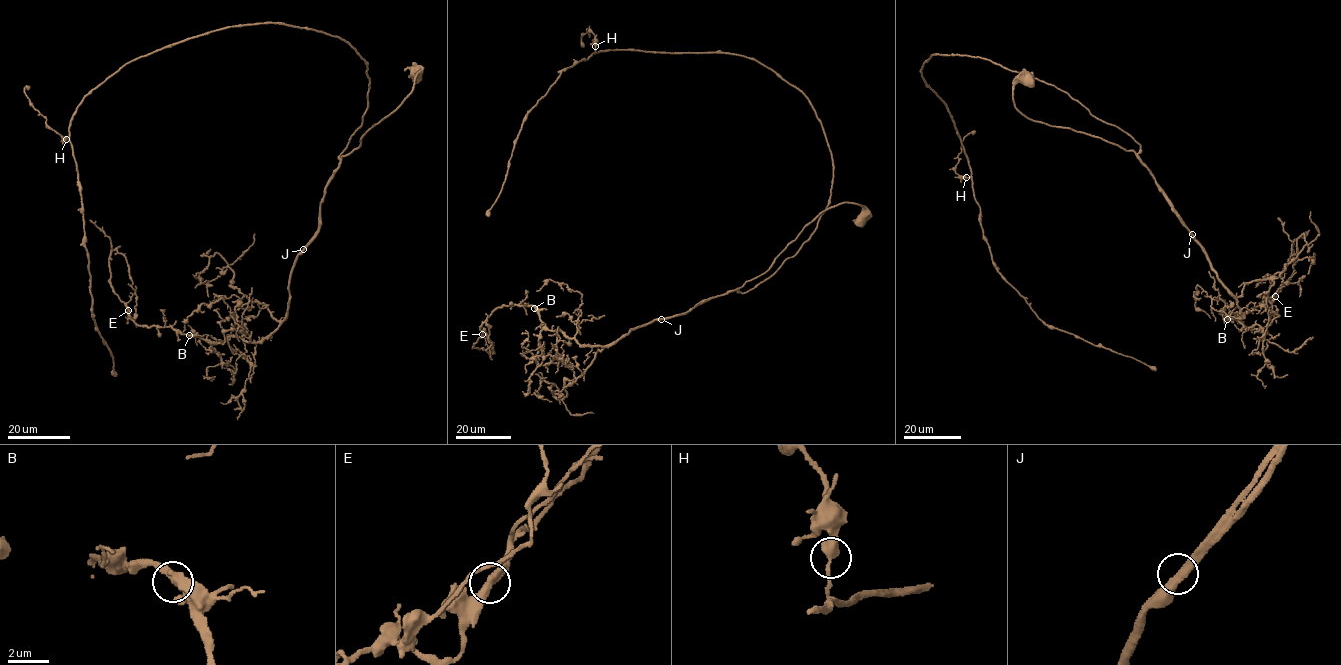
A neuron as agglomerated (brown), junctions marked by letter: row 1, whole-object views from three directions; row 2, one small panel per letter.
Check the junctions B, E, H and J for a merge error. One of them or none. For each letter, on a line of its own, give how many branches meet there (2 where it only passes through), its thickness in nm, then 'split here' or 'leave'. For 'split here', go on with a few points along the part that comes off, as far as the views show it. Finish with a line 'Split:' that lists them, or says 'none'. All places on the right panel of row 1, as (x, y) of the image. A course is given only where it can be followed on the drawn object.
B: branches 2; calibre 420 nm; leave
E: branches 2; calibre 400 nm; split here; course (1275, 296), (1294, 271), (1293, 241), (1287, 266), (1280, 272)
H: branches 2; calibre 400 nm; leave
J: branches 2; calibre 400 nm; leave
Split: E

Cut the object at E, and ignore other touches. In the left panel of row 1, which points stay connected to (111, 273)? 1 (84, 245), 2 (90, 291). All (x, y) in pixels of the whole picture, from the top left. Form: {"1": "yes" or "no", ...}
{"1": "no", "2": "no"}

